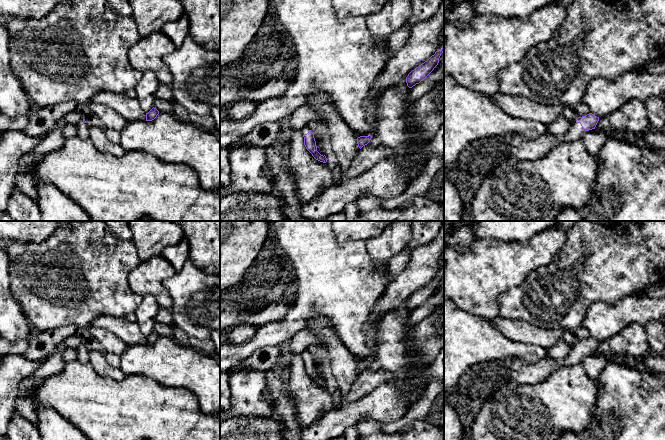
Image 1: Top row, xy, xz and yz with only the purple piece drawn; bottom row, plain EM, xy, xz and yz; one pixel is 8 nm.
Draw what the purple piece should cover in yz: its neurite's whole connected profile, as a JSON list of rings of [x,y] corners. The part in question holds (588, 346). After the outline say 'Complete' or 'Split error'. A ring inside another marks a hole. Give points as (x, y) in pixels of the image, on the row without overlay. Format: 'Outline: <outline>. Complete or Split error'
Outline: [[[589,337],[578,341],[568,356],[563,359],[544,357],[535,363],[526,364],[519,358],[513,358],[509,369],[510,379],[529,385],[543,382],[557,368],[573,366],[580,363],[586,355],[595,353],[598,345],[599,341]]]. Split error

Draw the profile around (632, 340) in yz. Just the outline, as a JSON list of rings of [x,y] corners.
[[[633,322],[615,336],[599,341],[598,354],[626,354],[640,357],[649,352],[647,333],[644,326]]]

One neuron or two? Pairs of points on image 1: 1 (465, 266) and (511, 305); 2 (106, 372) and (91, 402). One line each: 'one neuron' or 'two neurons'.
1: two neurons
2: two neurons

